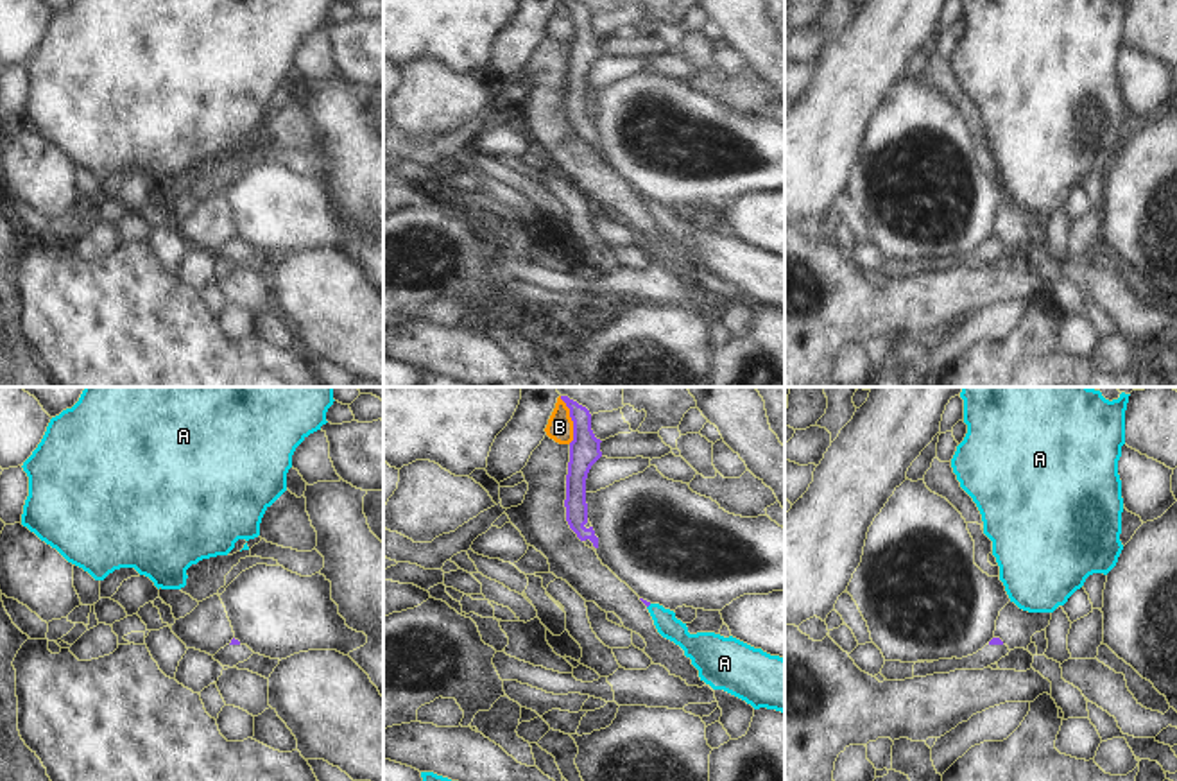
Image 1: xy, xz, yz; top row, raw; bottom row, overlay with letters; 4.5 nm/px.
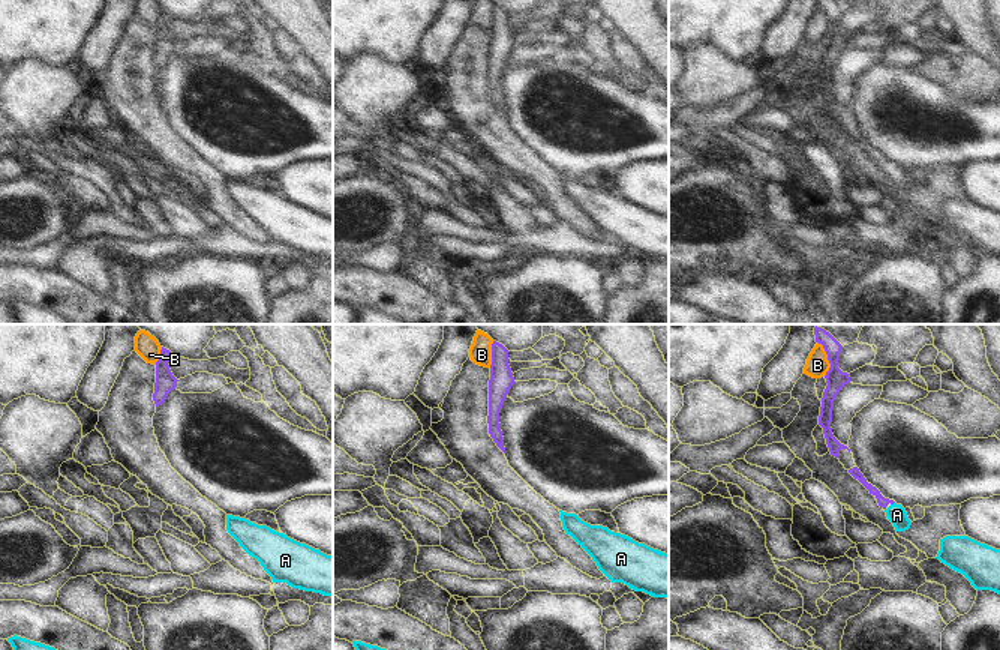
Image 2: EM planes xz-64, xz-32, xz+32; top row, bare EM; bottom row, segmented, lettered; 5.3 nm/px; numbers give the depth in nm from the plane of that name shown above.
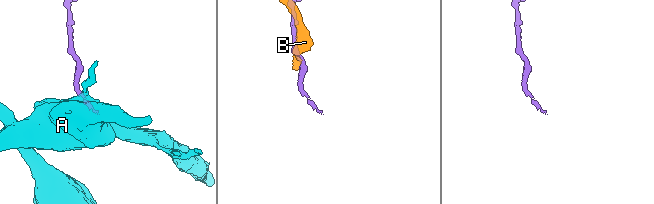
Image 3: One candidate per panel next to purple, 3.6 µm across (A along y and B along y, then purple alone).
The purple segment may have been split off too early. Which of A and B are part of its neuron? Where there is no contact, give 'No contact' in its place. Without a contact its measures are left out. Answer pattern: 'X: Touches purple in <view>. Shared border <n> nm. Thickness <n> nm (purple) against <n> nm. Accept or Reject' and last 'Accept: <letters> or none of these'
A: No contact. Accept
B: Touches purple in xz. Shared border 220 nm. Thickness 140 nm (purple) against 120 nm. Reject
Accept: A.

